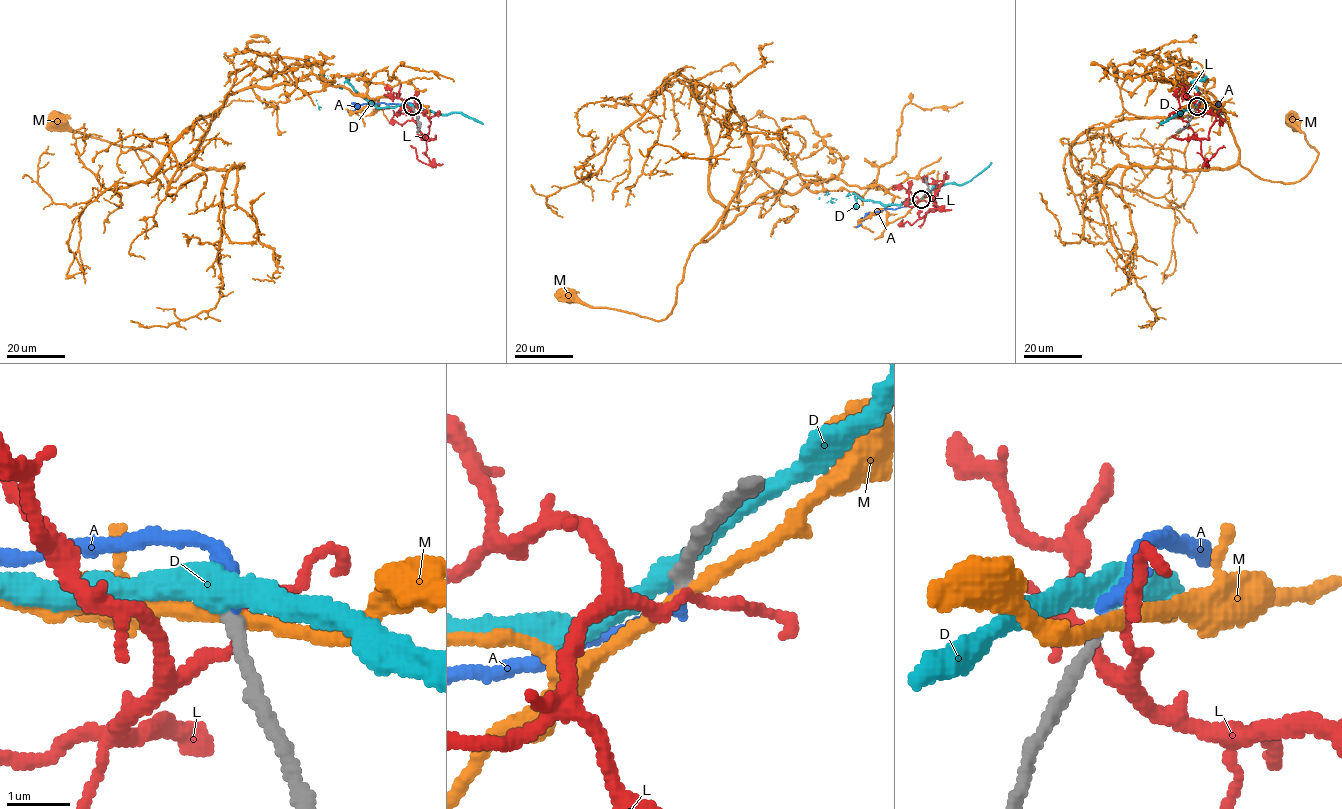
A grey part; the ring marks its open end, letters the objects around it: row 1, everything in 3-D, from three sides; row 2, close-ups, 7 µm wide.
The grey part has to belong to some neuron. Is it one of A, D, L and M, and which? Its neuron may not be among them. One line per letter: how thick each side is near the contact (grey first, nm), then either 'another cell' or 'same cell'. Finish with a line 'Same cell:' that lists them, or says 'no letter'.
A: 220 nm thick on the grey side, 260 nm on the other; another cell
D: 200 nm thick on the grey side, 360 nm on the other; another cell
L: 200 nm thick on the grey side, 90 nm on the other; another cell
M: 200 nm thick on the grey side, 200 nm on the other; another cell
Same cell: no letter

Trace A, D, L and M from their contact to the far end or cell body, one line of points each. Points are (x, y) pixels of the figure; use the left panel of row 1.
A: (413, 107), (409, 103), (363, 104), (351, 113), (348, 111)
D: (412, 107), (376, 107), (347, 82), (339, 87), (328, 78), (323, 80), (323, 76), (311, 68)
L: (413, 107), (408, 111), (418, 131), (427, 139), (430, 122), (416, 106), (414, 95), (416, 90), (419, 91)
M: (413, 107), (380, 108), (385, 96), (313, 74), (246, 87), (168, 183), (147, 152), (58, 119)

